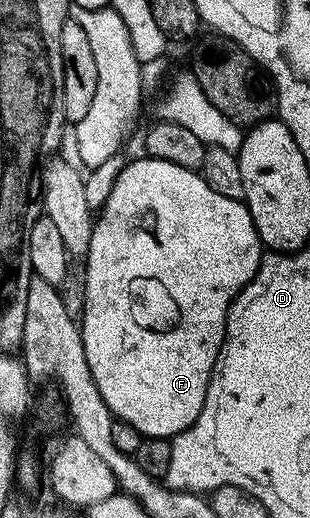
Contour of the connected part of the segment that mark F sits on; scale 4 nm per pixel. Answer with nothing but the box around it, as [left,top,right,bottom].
[78,158,262,438]

